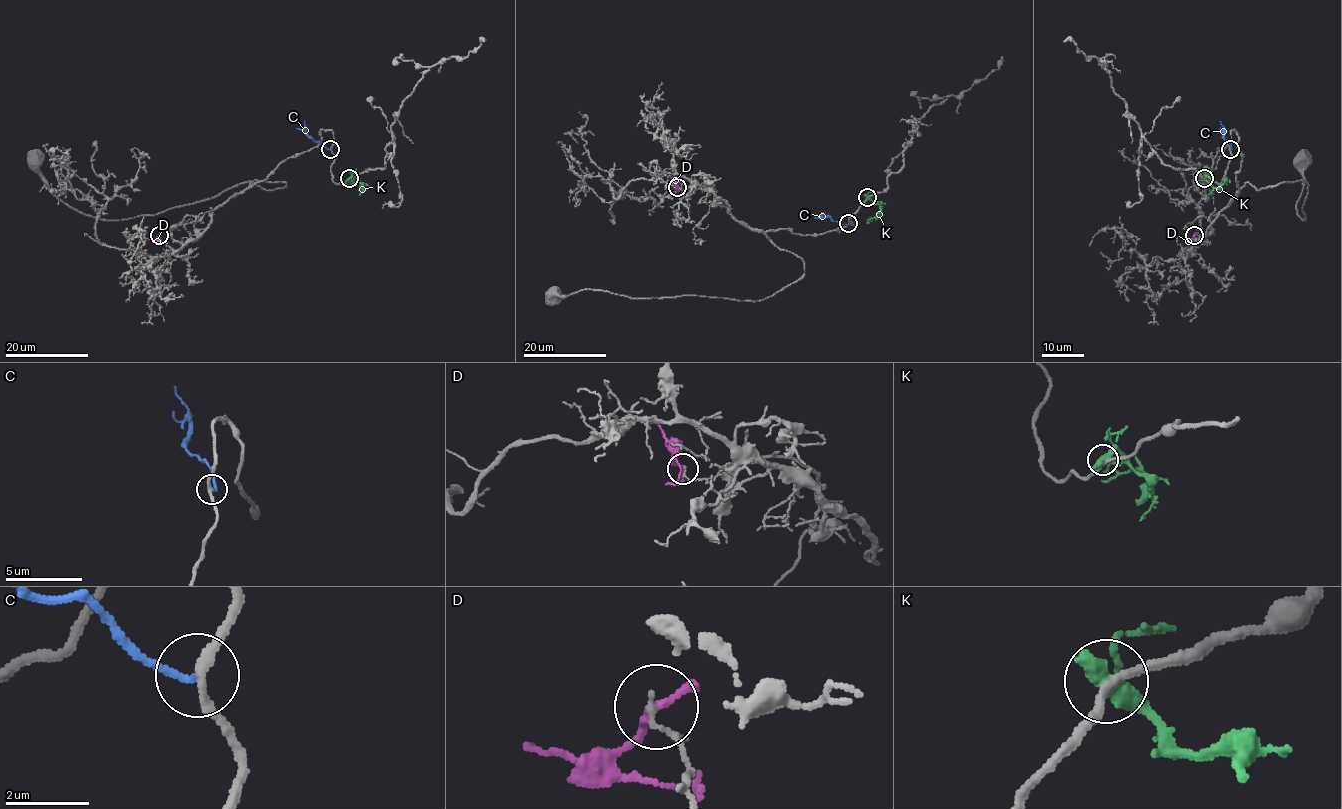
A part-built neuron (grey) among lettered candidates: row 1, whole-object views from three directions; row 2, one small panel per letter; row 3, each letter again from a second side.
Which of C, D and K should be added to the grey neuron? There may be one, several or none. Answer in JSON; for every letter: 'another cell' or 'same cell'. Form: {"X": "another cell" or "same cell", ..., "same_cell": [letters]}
{"C": "another cell", "D": "another cell", "K": "another cell", "same_cell": []}

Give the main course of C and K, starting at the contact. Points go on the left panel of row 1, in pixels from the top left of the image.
C: (330, 149), (307, 135), (304, 121)
K: (349, 178), (353, 176), (362, 187), (352, 179), (349, 182)

